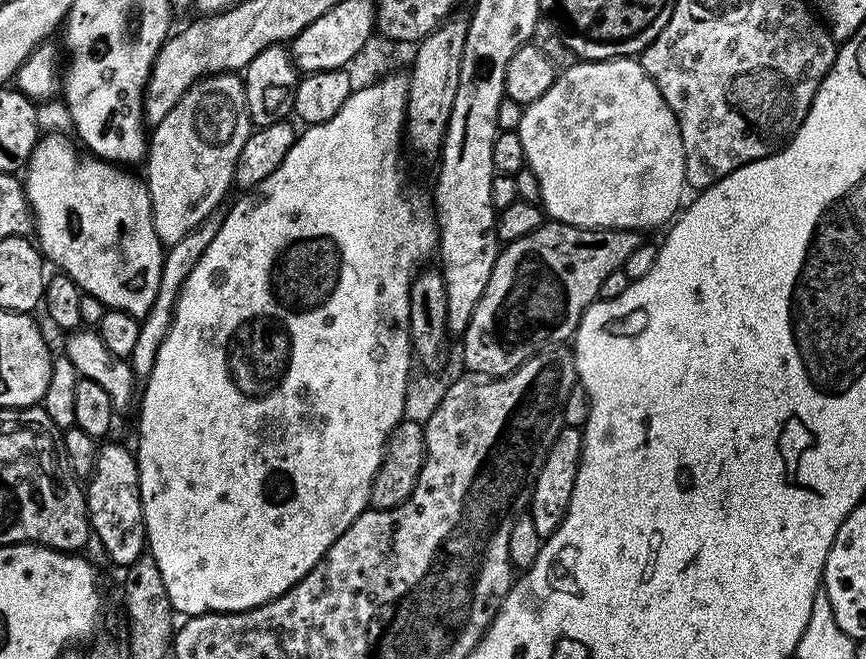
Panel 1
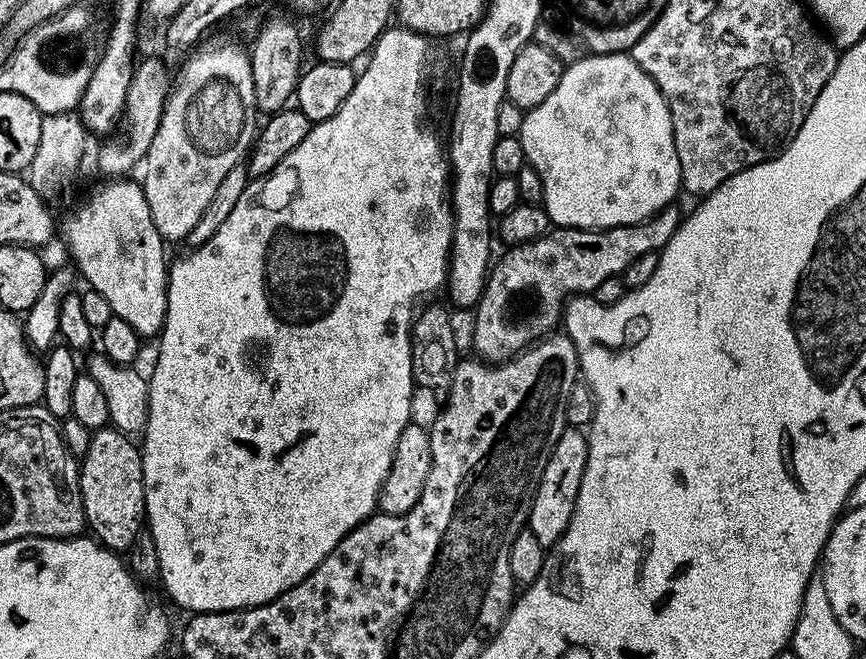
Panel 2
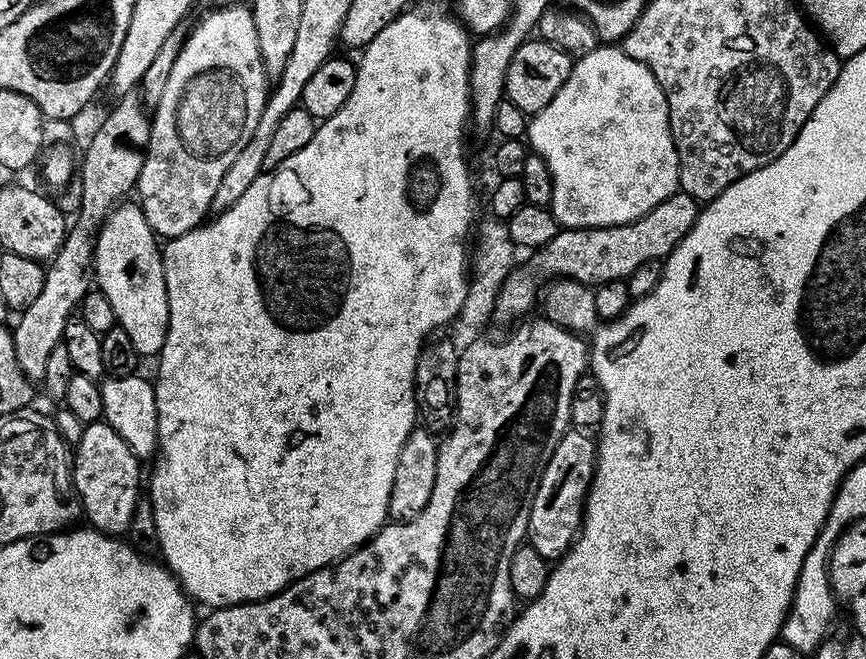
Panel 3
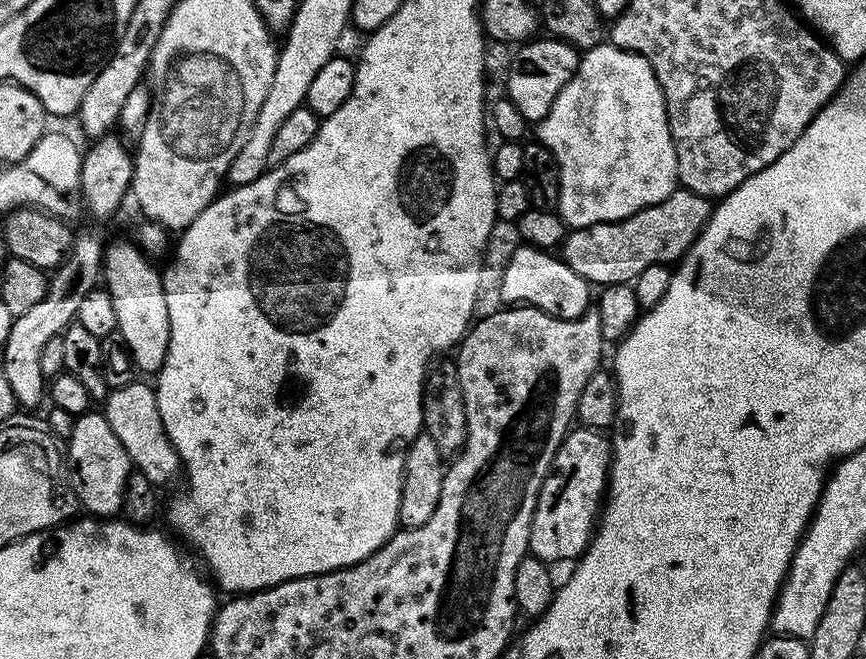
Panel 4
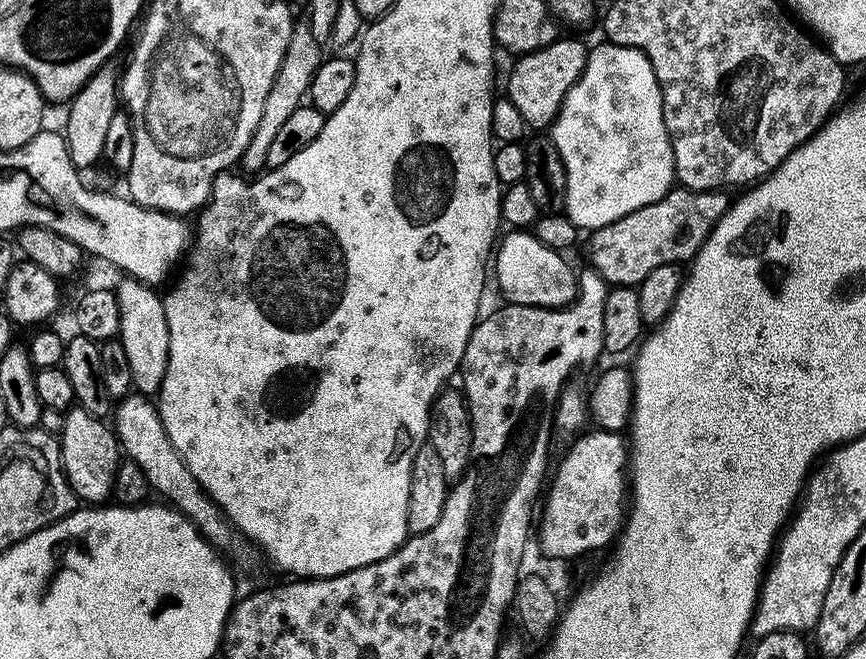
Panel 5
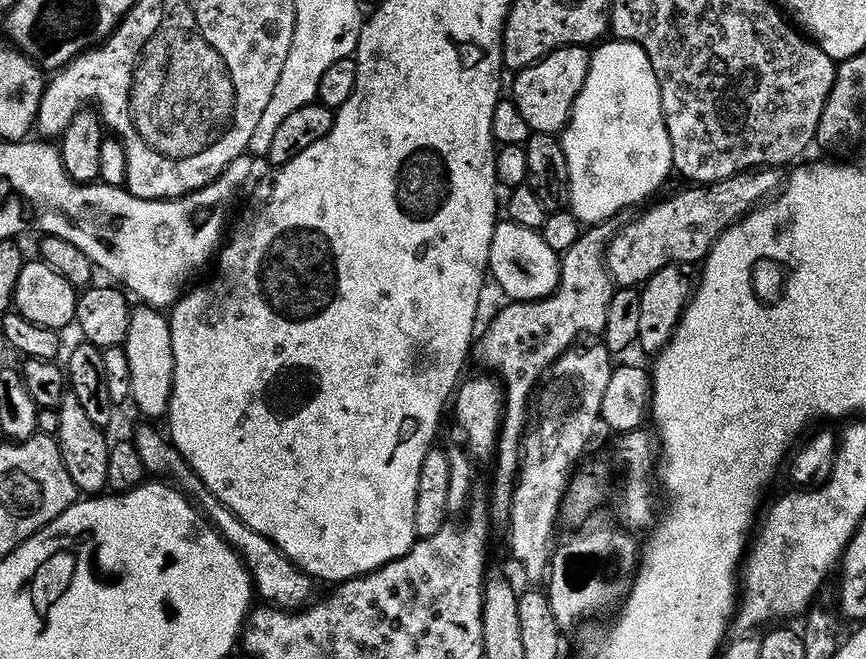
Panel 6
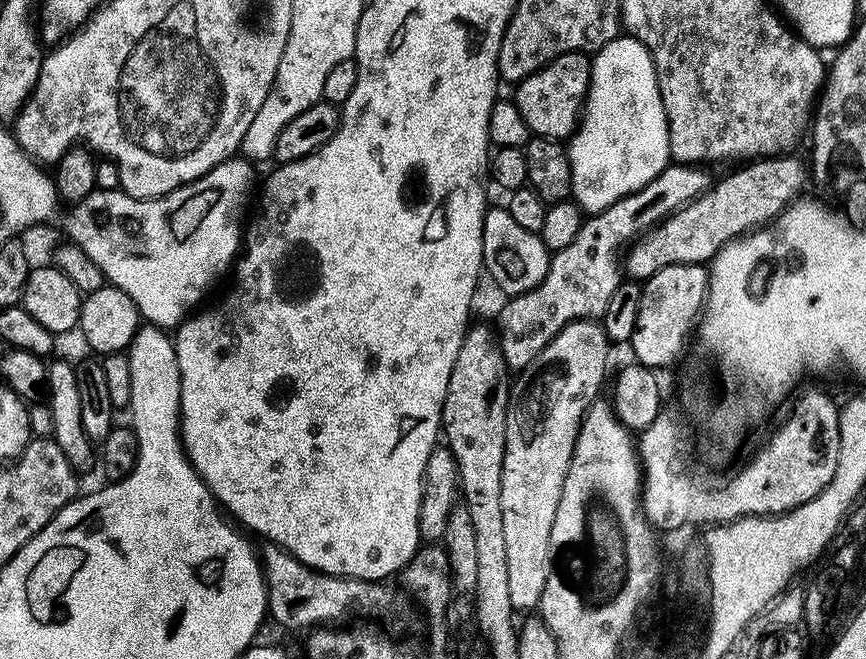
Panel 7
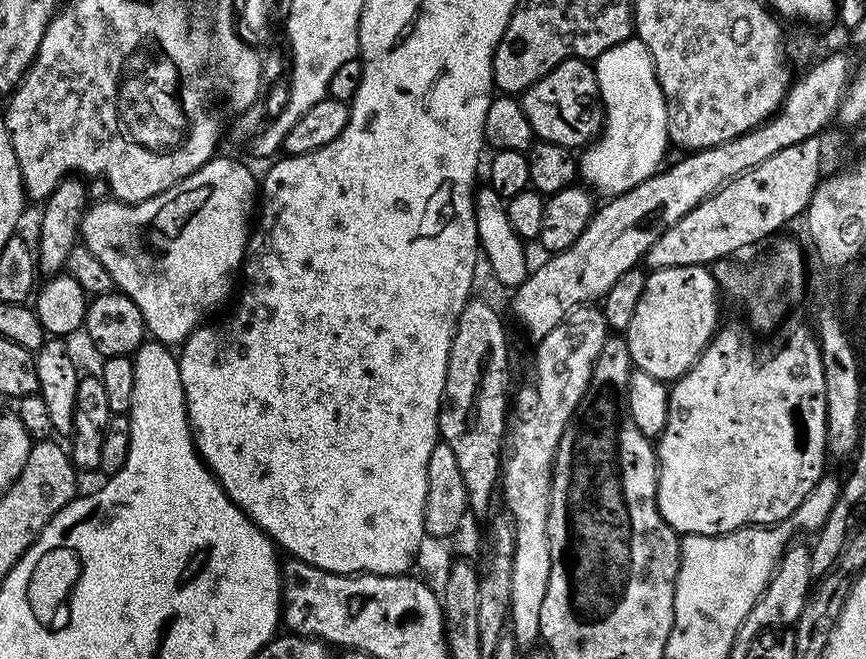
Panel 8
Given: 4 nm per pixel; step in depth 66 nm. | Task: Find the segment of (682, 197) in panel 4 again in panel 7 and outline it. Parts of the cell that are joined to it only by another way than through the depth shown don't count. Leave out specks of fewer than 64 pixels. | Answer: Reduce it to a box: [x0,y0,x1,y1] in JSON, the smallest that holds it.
[622,154,806,282]

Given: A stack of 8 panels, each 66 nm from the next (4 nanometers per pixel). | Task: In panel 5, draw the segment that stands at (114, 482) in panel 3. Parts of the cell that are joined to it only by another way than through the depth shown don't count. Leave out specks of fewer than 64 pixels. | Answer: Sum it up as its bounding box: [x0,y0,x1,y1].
[58,406,122,506]

